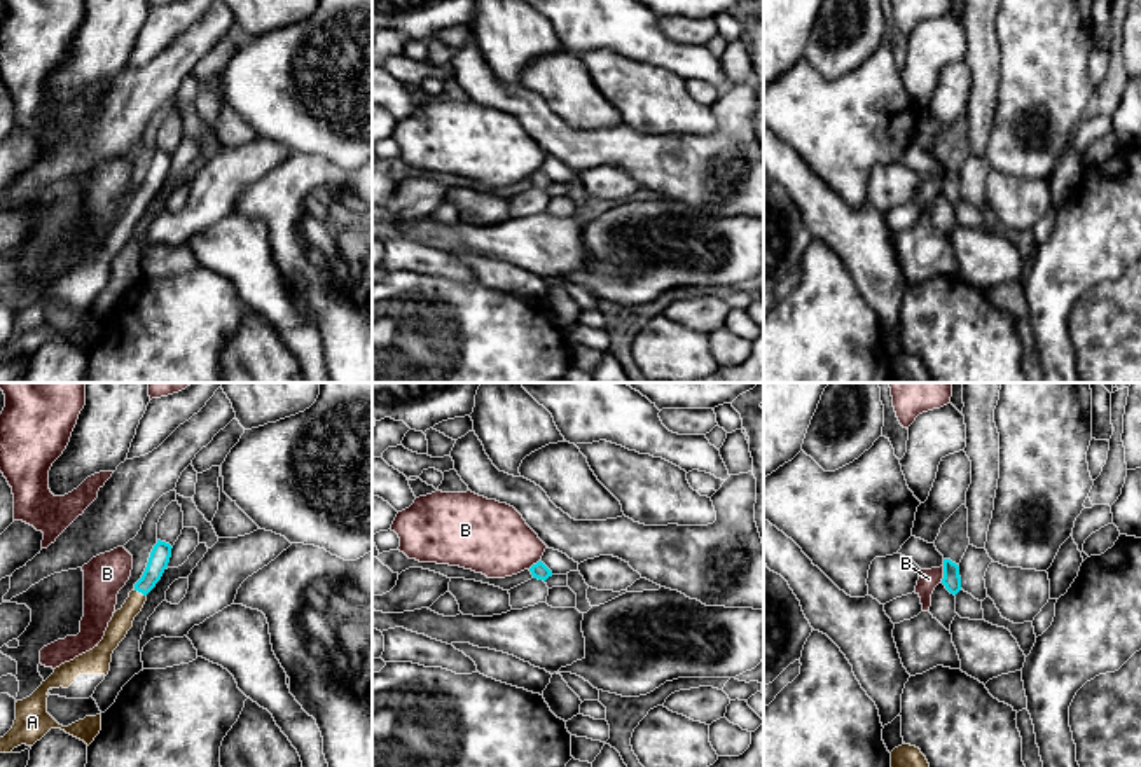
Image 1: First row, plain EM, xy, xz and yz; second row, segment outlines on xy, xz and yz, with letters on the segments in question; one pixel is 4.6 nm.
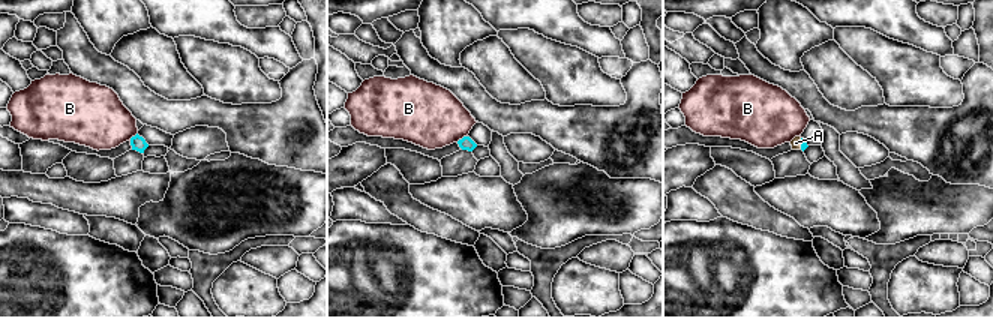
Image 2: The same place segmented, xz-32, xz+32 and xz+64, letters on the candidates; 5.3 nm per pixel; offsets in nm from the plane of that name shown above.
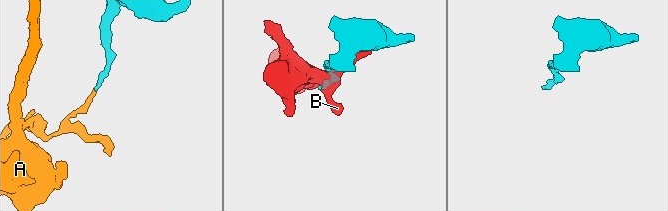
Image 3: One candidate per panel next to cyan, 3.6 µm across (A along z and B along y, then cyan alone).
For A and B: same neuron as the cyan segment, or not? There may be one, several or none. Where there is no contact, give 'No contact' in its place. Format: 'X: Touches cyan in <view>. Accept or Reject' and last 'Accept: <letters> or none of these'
A: Touches cyan in xy. Reject
B: Touches cyan in yz. Reject
Accept: none of these

